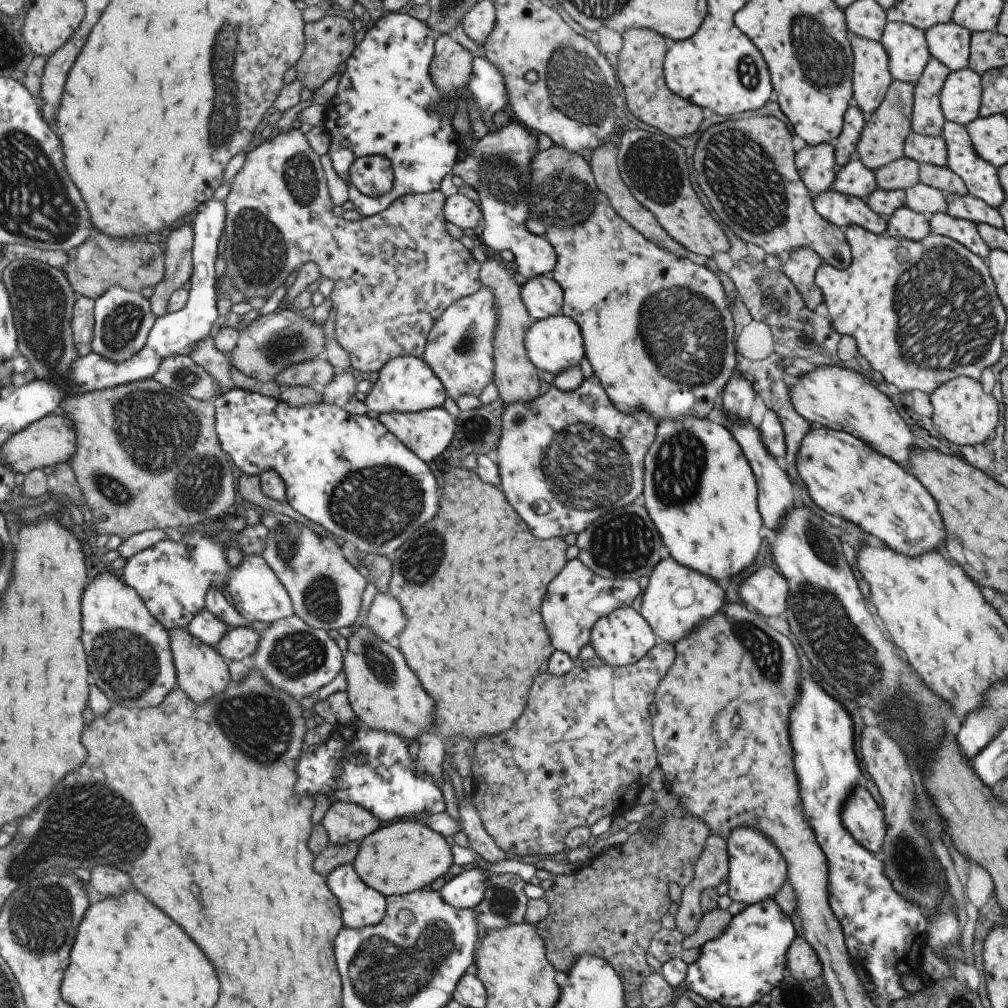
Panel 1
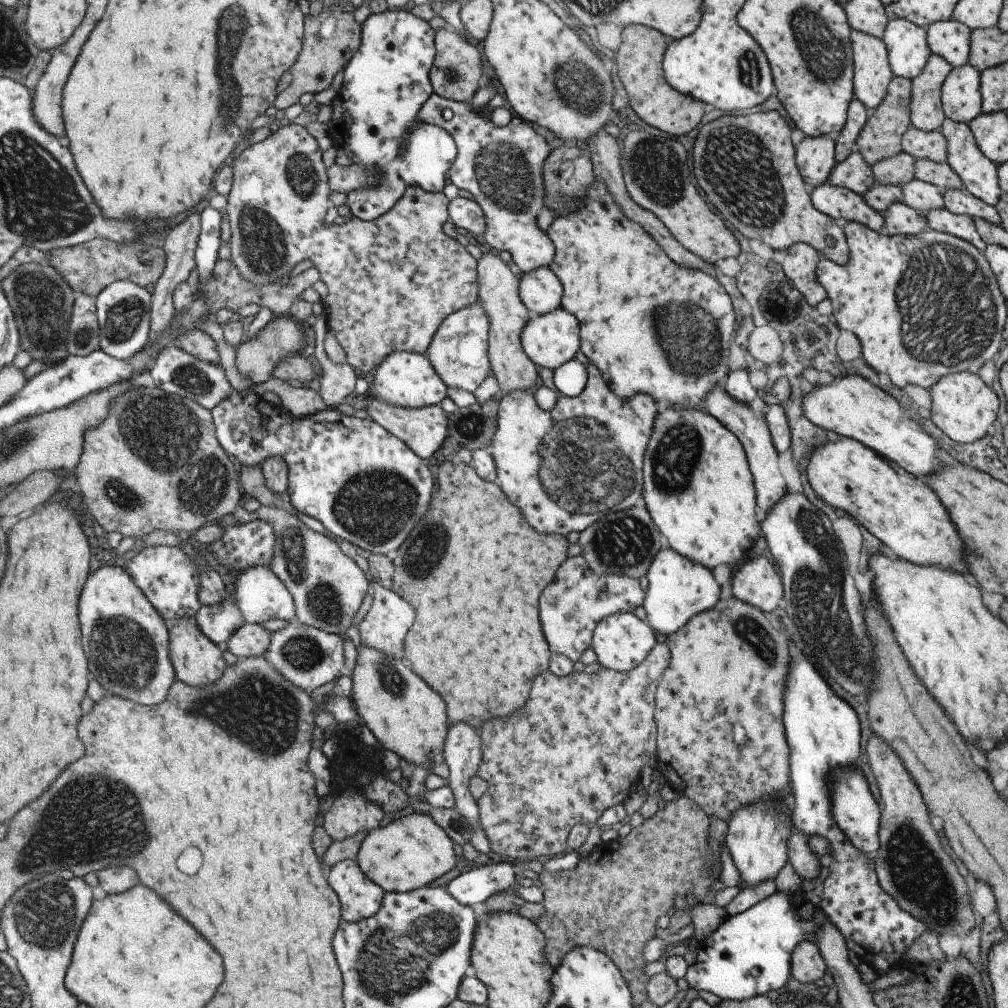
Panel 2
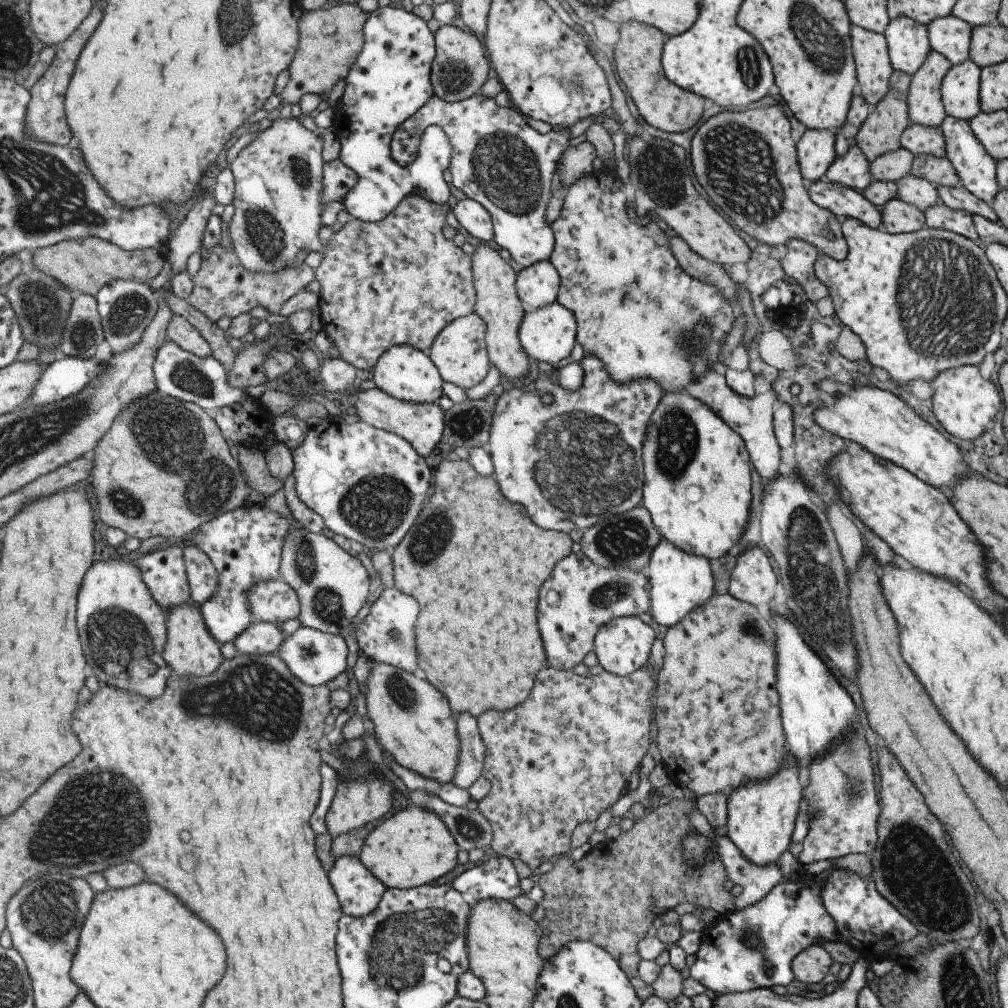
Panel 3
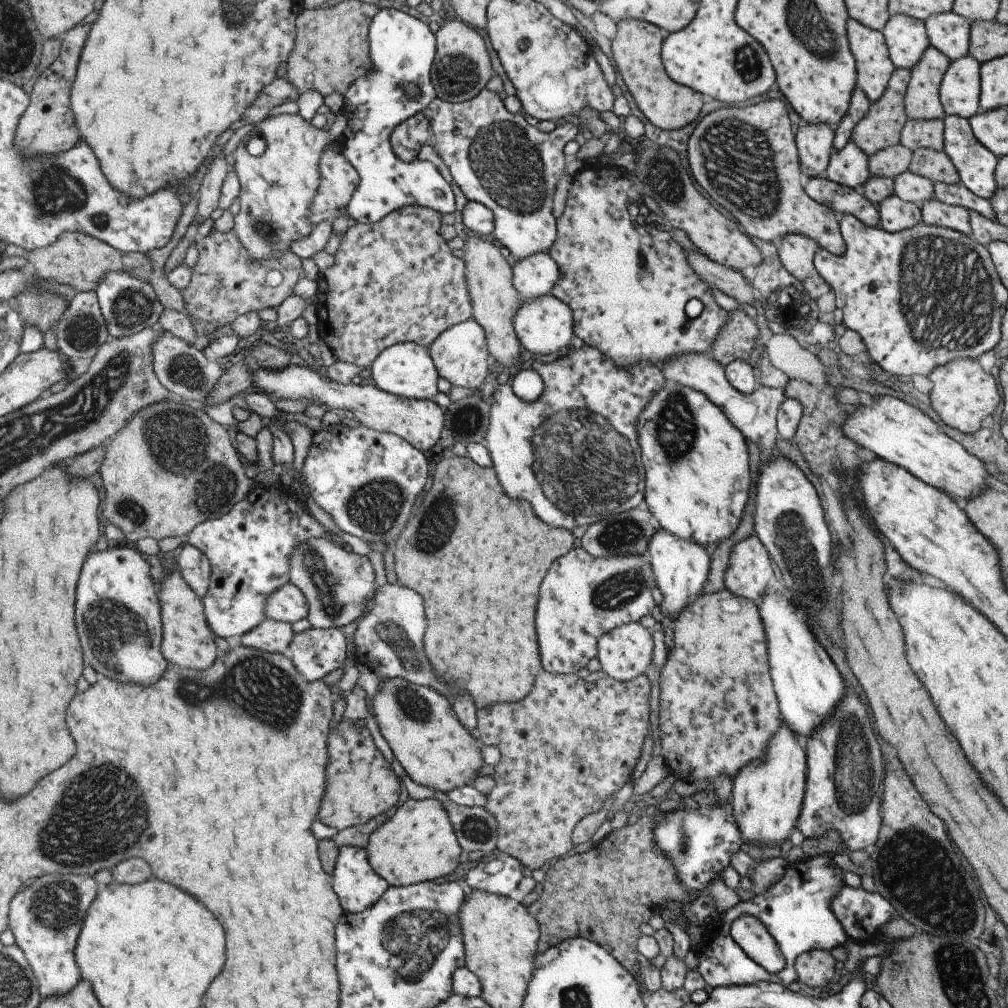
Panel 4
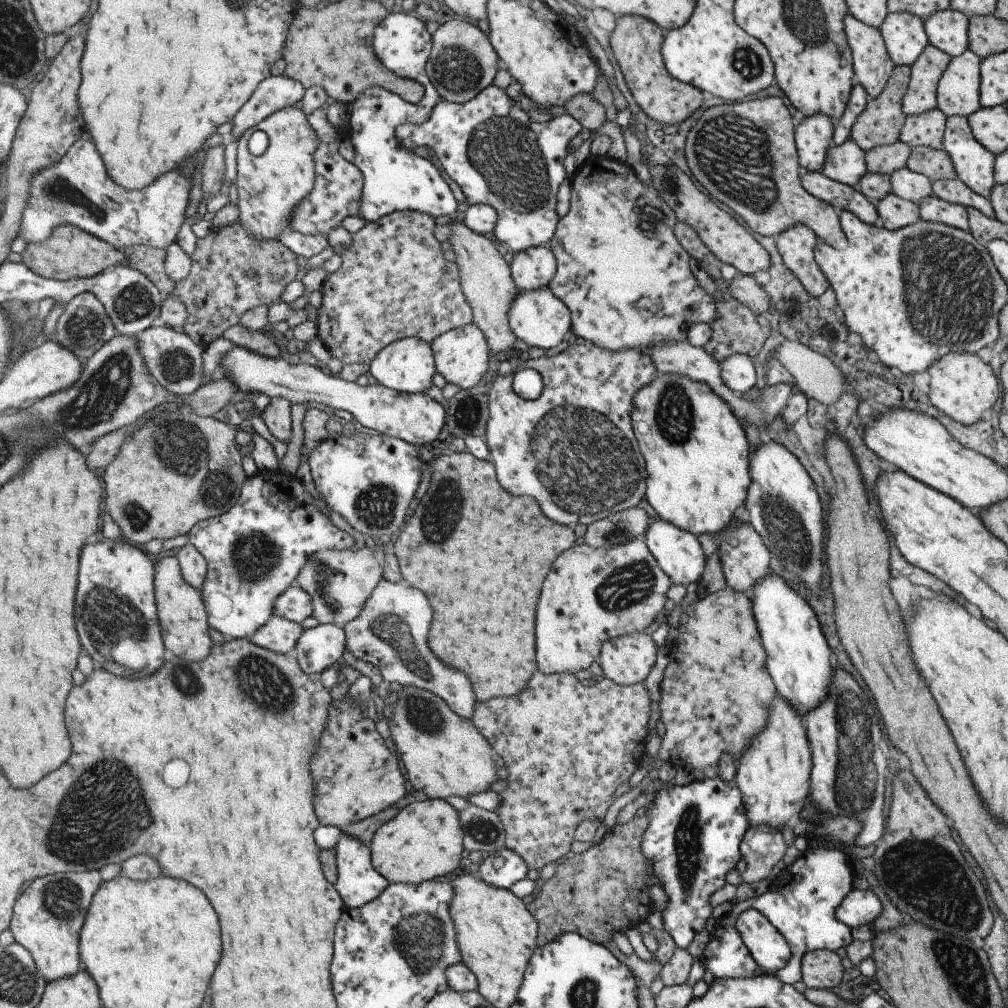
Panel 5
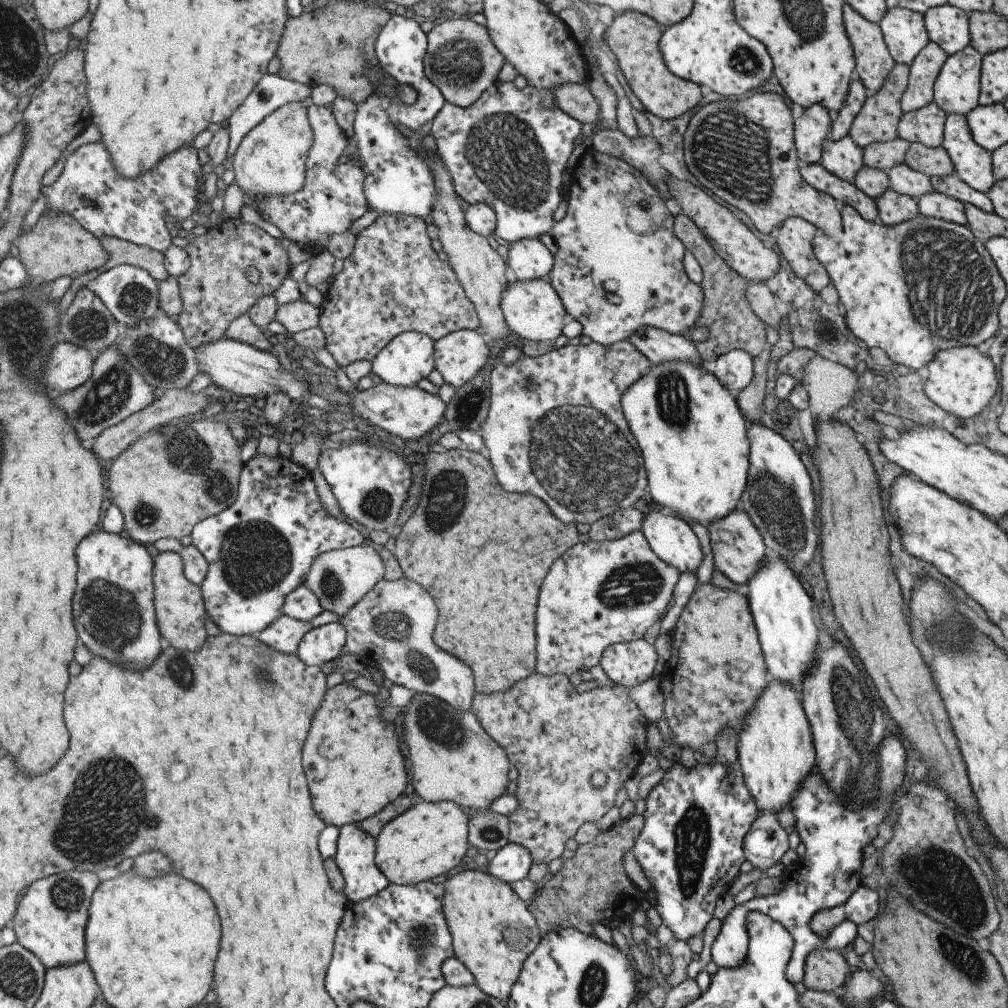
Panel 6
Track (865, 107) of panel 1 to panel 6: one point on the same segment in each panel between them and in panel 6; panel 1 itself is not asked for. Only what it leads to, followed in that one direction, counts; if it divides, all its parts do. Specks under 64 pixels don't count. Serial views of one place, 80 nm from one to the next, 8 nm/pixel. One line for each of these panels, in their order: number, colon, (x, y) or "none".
2: (871, 74)
3: (873, 70)
4: (873, 68)
5: (871, 65)
6: (872, 62)

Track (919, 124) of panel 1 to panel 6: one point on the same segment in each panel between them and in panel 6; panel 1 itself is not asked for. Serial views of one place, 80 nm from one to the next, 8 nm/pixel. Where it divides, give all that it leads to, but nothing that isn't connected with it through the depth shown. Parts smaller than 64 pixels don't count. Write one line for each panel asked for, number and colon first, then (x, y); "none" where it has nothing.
2: (925, 111)
3: (923, 104)
4: (921, 101)
5: (919, 97)
6: (923, 69)

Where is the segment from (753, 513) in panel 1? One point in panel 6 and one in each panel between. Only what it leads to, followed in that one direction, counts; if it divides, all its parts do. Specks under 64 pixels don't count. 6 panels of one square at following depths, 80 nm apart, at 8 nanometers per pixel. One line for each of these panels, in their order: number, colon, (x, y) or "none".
2: (696, 485)
3: (696, 484)
4: (696, 484)
5: (696, 458)
6: (692, 437)

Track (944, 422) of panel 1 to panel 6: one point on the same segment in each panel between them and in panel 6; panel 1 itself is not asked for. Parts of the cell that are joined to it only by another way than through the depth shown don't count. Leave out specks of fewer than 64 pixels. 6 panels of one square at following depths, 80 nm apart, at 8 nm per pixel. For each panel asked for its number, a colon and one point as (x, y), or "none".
2: (962, 407)
3: (964, 404)
4: (963, 396)
5: (962, 387)
6: (959, 379)

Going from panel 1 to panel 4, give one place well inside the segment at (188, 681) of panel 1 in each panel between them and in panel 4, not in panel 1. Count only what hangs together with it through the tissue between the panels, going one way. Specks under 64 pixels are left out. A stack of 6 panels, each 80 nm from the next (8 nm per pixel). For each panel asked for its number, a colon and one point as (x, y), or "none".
2: (198, 661)
3: (191, 649)
4: (188, 640)

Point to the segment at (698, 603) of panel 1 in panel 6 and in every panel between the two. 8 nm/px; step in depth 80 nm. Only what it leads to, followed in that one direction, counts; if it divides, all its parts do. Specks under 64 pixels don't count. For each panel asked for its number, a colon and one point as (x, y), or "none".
2: (678, 588)
3: (679, 581)
4: (680, 568)
5: (679, 556)
6: (670, 538)

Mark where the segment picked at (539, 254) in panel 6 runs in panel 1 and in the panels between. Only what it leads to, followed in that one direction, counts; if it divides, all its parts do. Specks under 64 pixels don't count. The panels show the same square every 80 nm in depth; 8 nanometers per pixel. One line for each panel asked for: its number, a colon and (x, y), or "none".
1: (542, 296)
2: (539, 290)
3: (536, 285)
4: (533, 276)
5: (533, 268)

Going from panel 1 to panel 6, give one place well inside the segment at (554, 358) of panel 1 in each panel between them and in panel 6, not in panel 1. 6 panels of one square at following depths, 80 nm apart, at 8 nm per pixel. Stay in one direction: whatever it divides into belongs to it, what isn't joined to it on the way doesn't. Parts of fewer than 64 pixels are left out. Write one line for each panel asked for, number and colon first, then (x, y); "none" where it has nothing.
2: (549, 340)
3: (547, 334)
4: (543, 325)
5: (537, 318)
6: (532, 310)

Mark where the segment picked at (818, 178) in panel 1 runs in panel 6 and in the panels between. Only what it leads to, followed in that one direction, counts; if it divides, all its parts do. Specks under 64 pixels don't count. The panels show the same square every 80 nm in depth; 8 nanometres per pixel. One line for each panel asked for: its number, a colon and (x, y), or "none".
2: (814, 156)
3: (815, 147)
4: (813, 142)
5: (813, 134)
6: (810, 129)

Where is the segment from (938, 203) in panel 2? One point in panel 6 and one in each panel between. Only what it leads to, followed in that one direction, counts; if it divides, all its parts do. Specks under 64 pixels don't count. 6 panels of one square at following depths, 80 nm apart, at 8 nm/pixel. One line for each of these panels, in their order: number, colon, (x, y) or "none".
3: (919, 192)
4: (908, 187)
5: (907, 185)
6: (903, 180)

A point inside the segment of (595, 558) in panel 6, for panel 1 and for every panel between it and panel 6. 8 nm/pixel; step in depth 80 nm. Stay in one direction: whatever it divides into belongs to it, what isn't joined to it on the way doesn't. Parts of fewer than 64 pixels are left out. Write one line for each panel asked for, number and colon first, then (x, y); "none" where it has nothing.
1: (576, 598)
2: (569, 608)
3: (579, 597)
4: (581, 598)
5: (589, 596)

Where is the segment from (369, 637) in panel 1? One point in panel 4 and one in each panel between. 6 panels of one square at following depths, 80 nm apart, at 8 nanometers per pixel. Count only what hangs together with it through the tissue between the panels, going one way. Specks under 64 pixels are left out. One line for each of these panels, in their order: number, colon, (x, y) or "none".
2: (405, 716)
3: (413, 722)
4: (418, 724)

